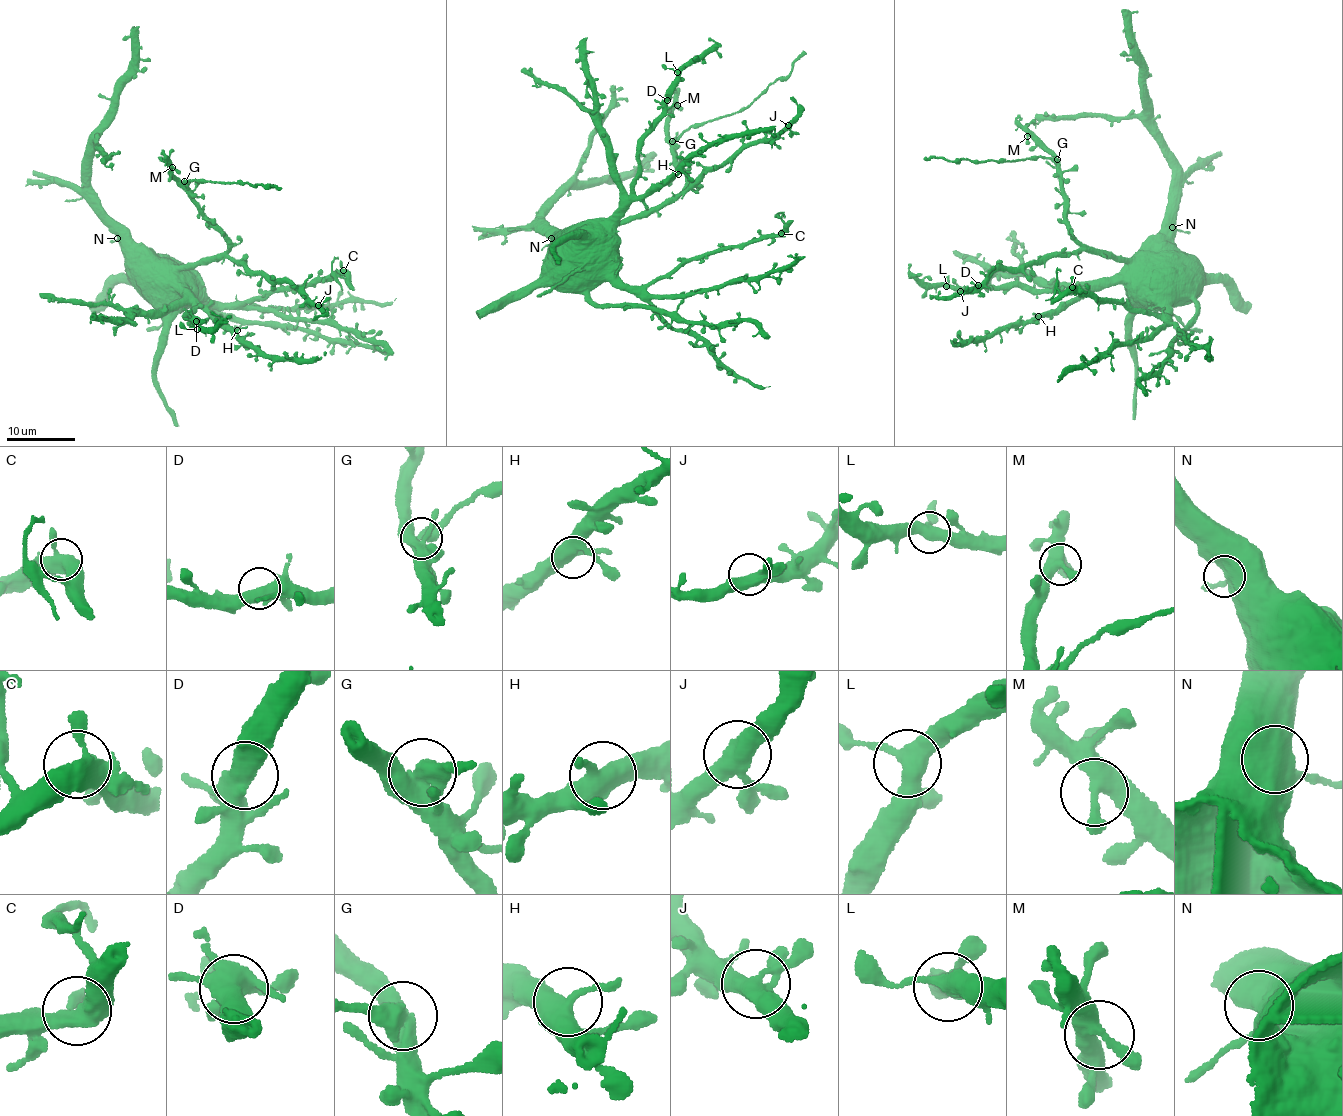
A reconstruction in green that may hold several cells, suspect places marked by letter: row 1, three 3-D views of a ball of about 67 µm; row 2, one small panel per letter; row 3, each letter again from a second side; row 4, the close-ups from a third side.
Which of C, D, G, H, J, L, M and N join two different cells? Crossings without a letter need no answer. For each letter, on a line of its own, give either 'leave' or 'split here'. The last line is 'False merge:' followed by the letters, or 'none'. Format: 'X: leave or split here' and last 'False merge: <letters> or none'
C: leave
D: leave
G: split here
H: leave
J: leave
L: leave
M: leave
N: leave
False merge: G

